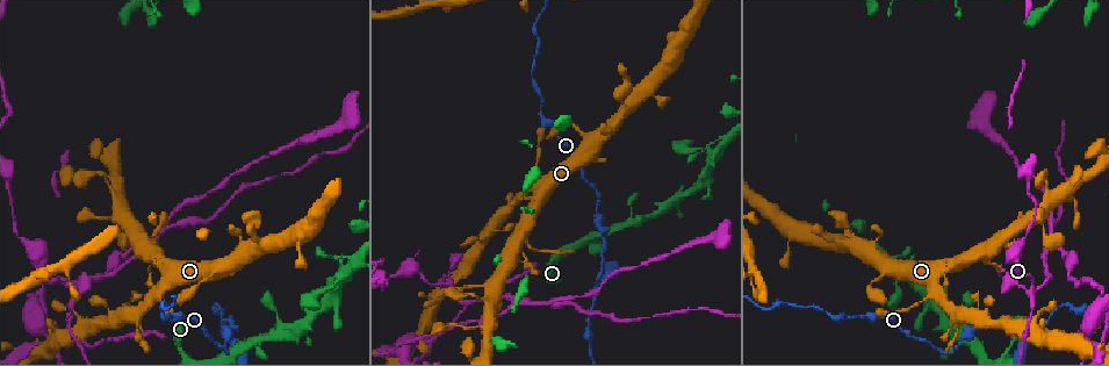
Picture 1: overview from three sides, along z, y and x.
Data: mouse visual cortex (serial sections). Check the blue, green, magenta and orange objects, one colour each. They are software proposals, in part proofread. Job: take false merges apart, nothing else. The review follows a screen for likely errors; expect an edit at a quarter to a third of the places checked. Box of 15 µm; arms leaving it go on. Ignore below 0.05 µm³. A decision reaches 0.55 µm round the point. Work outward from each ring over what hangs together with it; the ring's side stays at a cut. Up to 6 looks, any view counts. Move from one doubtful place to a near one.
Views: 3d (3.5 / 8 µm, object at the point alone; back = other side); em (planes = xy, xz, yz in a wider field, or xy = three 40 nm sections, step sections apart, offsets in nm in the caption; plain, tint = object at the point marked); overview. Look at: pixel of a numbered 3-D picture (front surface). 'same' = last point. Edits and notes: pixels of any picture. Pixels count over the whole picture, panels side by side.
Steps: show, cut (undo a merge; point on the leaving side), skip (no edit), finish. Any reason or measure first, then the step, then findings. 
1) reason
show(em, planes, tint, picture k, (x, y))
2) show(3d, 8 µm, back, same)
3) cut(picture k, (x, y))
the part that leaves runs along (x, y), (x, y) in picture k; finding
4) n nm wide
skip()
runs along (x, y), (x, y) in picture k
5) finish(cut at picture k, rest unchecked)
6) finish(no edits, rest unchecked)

show(3d, 3.5 µm, picture 1, (449, 286))

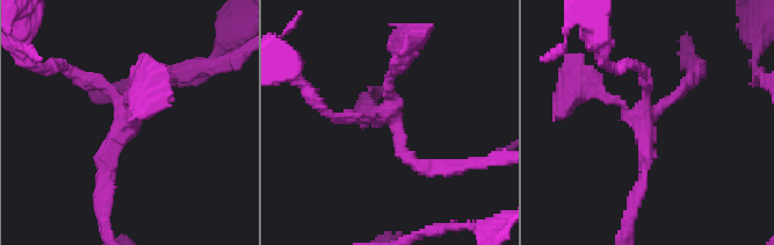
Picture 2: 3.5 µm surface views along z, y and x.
4 arms; arms of 150, 200, 200, 200 nm
show(em, xy, step 1, tint, picture 2, (126, 110))

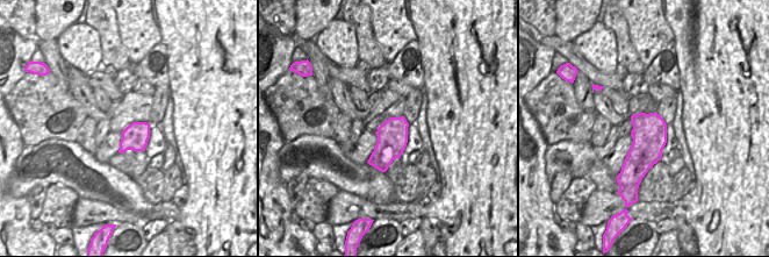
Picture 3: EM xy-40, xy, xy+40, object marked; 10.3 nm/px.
320 nm wide
skip()
runs along (324, 110), (388, 114), (420, 167) in picture 2; one cell here

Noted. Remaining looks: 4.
abrupt turn
show(3d, 8 µm, picture 1, (524, 298))

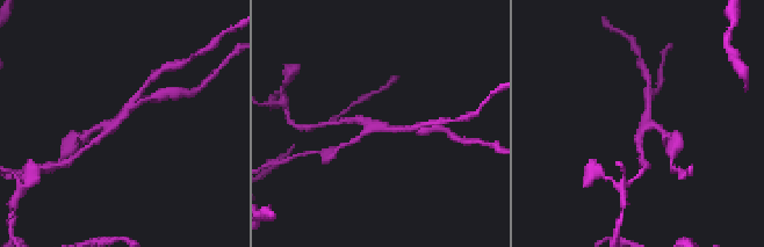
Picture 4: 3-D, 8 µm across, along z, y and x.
show(3d, 3.5 µm, picture 4, (372, 126))

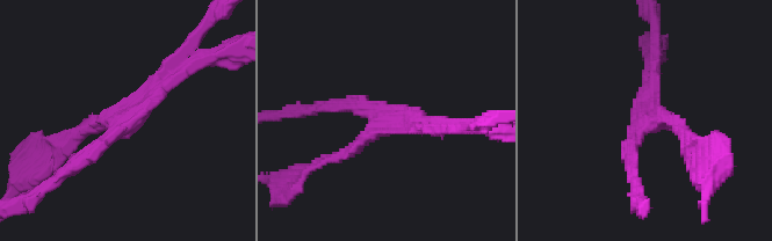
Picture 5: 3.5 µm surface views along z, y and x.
4 arms
cut(picture 5, (69, 136))
the part that leaves runs along (157, 82), (171, 60), (207, 22) in picture 5; two cells meet here

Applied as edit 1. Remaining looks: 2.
abrupt turn
show(3d, 3.5 µm, back, picture 1, (647, 214))

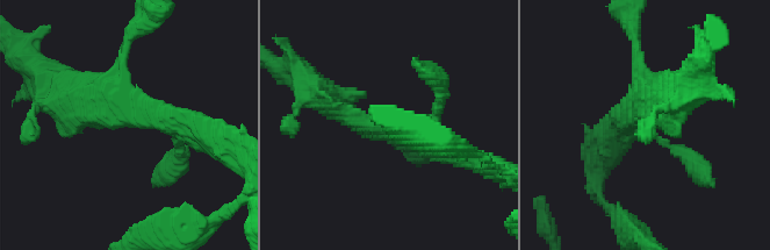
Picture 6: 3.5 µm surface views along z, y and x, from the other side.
3 arms; arms of 150, 250, 300 nm; shape alone is not enough
show(em, xy, step 3, tint, picture 6, (638, 119))

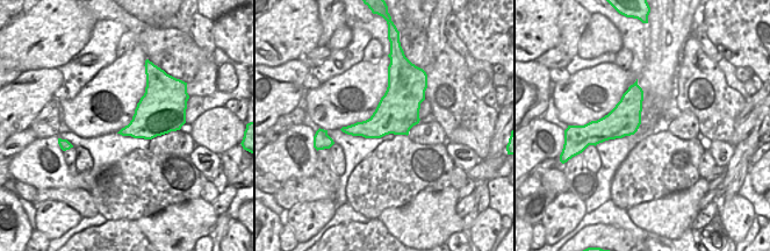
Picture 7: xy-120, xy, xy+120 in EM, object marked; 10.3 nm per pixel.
skip()
runs along (461, 157), (365, 124), (330, 100) in picture 6; continuous, no second cell

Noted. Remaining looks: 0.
finish(cut at picture 5, rest unchecked)

